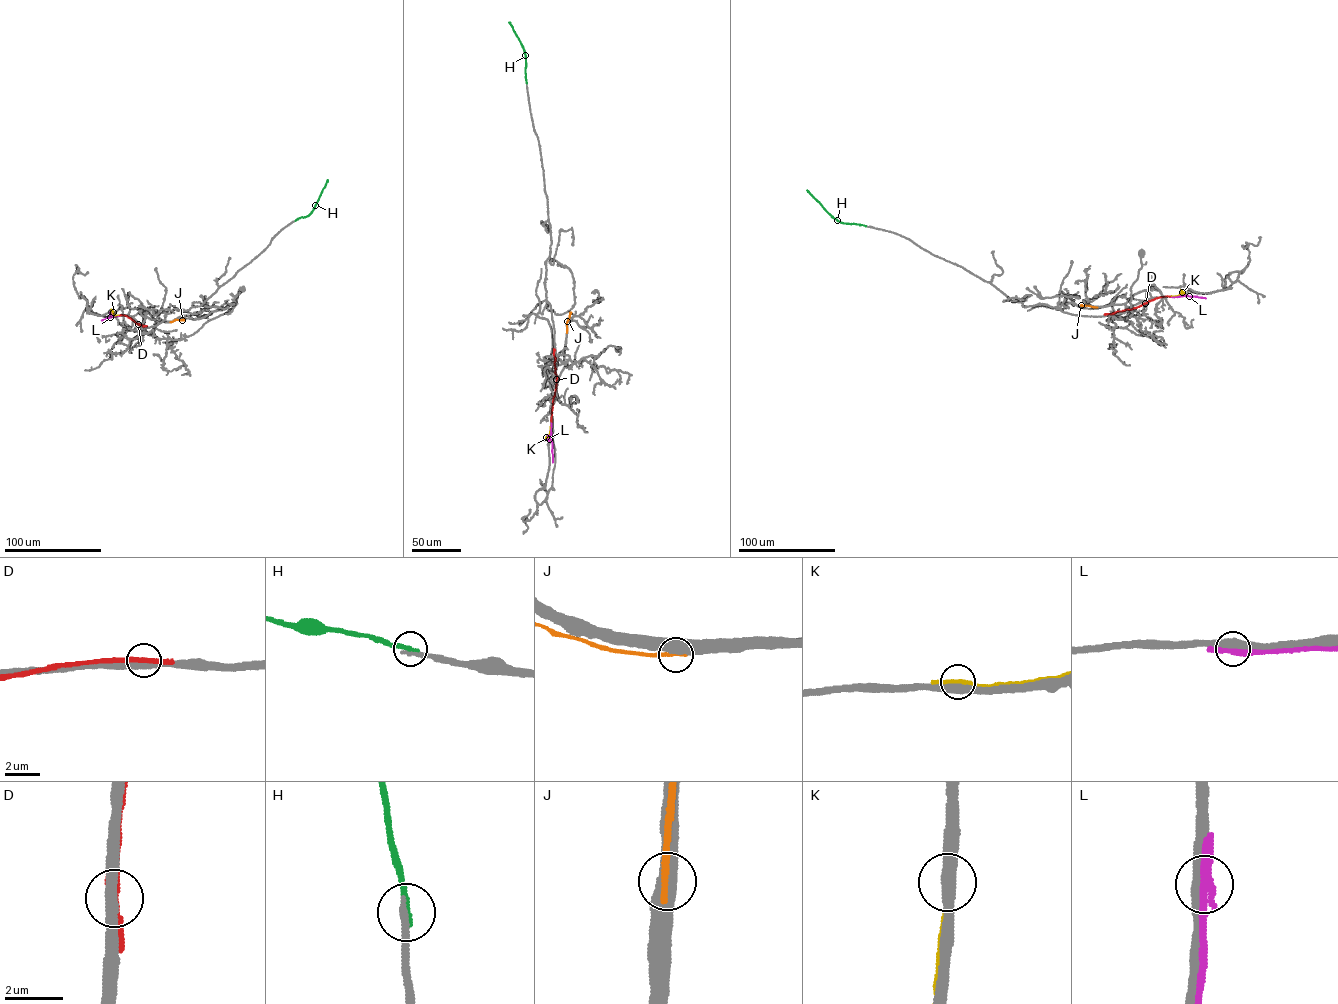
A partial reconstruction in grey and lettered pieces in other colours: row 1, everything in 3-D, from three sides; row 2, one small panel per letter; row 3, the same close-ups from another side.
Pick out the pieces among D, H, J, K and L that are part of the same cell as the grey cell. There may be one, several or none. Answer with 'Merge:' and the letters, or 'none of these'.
Merge: none of these

